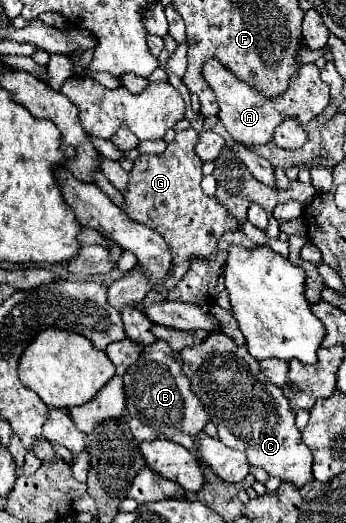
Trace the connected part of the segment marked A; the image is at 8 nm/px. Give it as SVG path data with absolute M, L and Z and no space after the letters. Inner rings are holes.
M209 58L203 64L203 78L211 86L211 90L217 96L219 104L219 120L225 124L227 132L233 136L235 142L251 146L251 144L267 144L273 140L273 130L285 120L287 116L299 118L299 122L305 126L309 120L319 116L327 104L329 104L329 86L321 82L319 78L319 68L315 64L305 64L301 70L291 78L289 88L275 96L275 98L265 98L261 92L255 92L253 86L247 82L235 78L231 70L227 70L219 60Z

